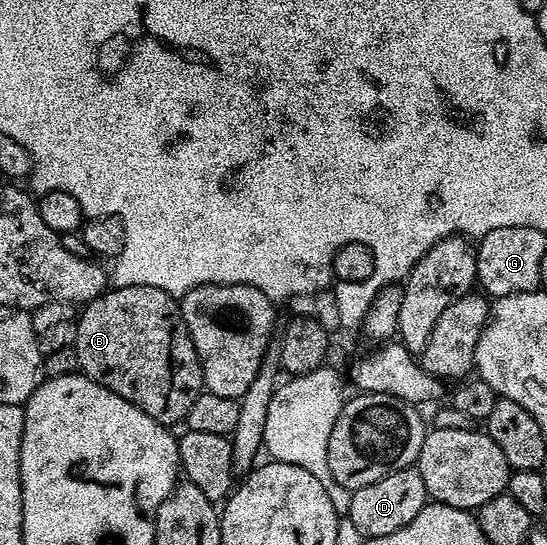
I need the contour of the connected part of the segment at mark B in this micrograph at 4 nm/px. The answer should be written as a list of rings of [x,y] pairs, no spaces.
[[[125,285],[119,289],[110,287],[96,299],[85,302],[84,308],[77,314],[72,348],[76,353],[79,370],[85,373],[87,377],[92,378],[93,381],[100,383],[104,387],[108,387],[108,391],[120,395],[120,399],[128,399],[128,403],[140,407],[140,411],[144,411],[144,415],[156,419],[167,427],[174,427],[177,421],[178,424],[185,422],[188,411],[192,411],[192,403],[196,403],[198,396],[204,392],[202,364],[196,355],[196,347],[192,343],[192,335],[184,323],[184,315],[182,314],[182,306],[179,298],[173,297],[168,291],[160,291],[160,287],[144,287],[143,285]]]

